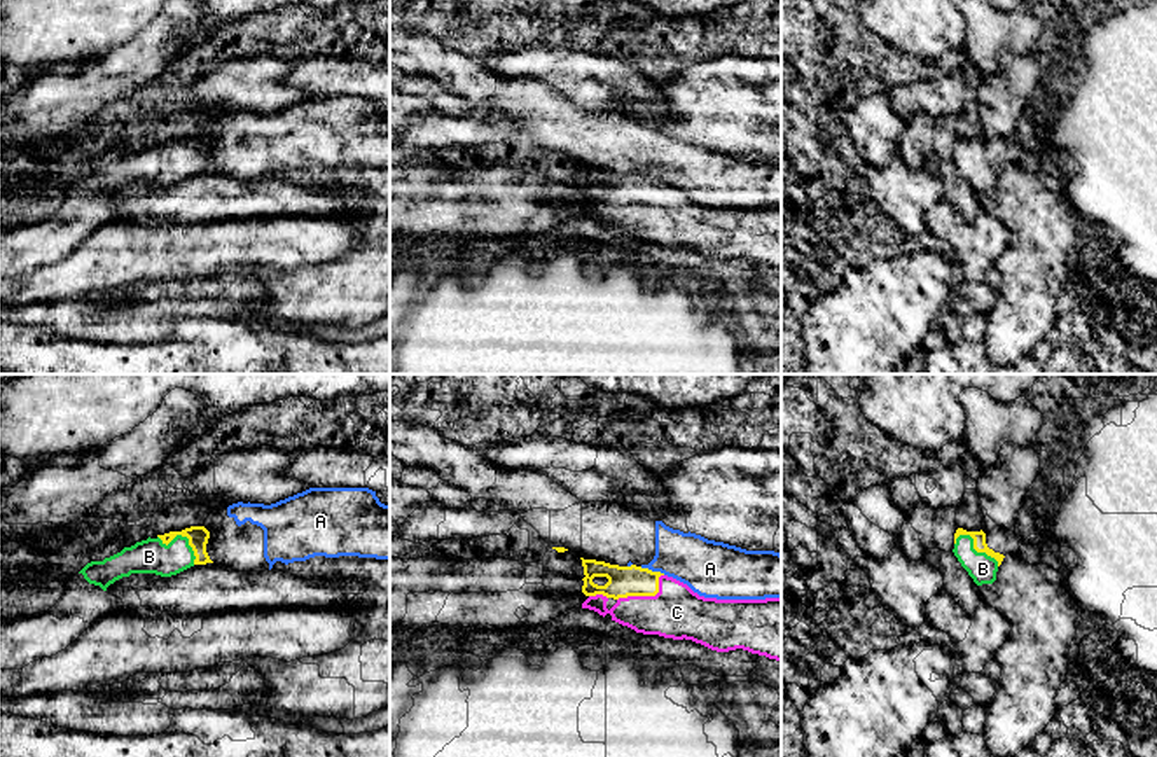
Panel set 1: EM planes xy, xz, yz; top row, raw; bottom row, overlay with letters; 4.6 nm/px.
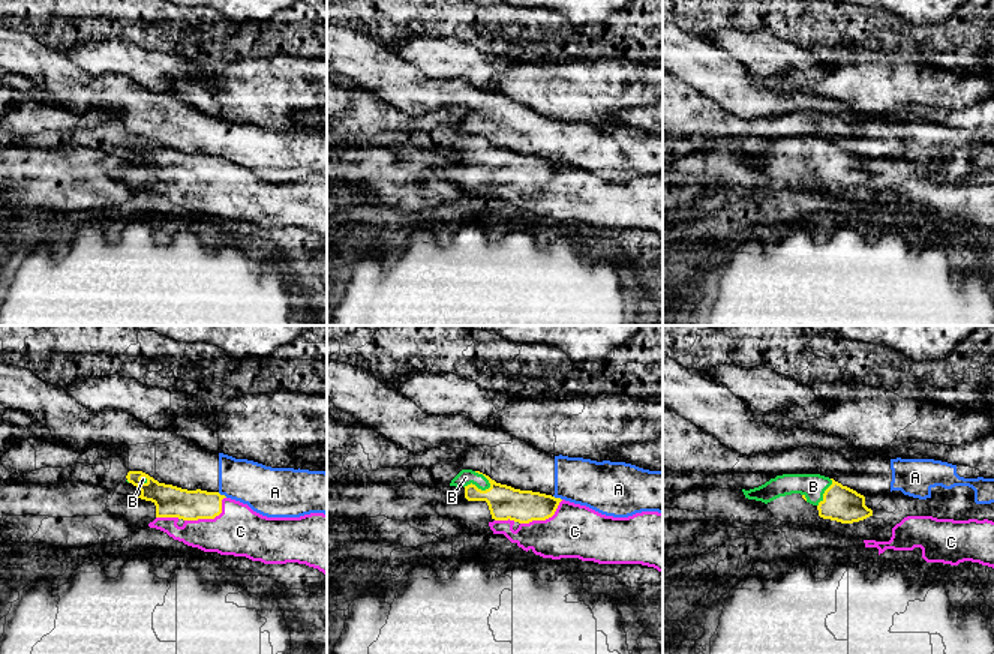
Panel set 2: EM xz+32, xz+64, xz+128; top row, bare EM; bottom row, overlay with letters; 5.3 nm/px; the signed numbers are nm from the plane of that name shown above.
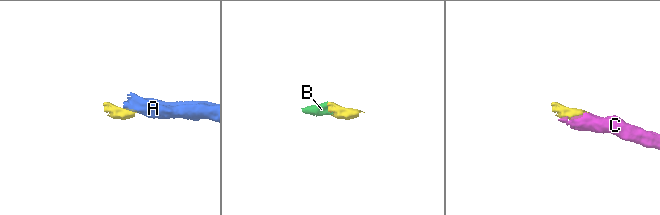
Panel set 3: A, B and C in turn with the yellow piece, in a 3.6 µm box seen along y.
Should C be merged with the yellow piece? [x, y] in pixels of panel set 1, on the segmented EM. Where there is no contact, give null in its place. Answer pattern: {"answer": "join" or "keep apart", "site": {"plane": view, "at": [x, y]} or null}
{"answer": "join", "site": {"plane": "xz", "at": [645, 595]}}

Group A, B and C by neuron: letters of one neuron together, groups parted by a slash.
A / B C

